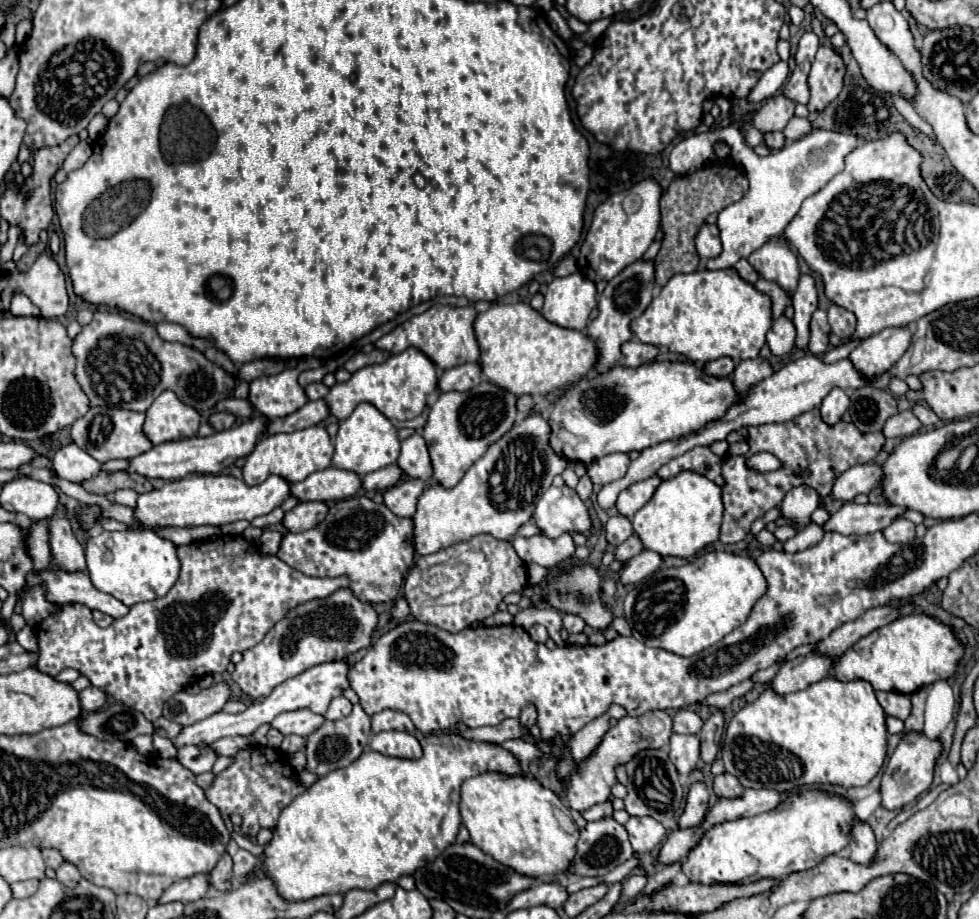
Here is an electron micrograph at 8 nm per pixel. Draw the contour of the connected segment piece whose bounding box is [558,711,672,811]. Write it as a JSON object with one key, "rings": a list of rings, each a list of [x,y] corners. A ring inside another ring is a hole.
{"rings":[[[652,711],[644,713],[640,717],[622,717],[616,727],[610,727],[610,731],[602,737],[600,747],[592,757],[588,757],[584,763],[578,765],[578,771],[574,771],[574,761],[570,755],[562,757],[558,761],[558,777],[566,781],[568,791],[568,803],[574,811],[590,809],[596,803],[602,803],[610,797],[610,787],[616,783],[614,767],[620,763],[628,763],[628,757],[632,753],[638,753],[640,749],[658,749],[668,743],[672,735],[672,717],[666,711]]]}

